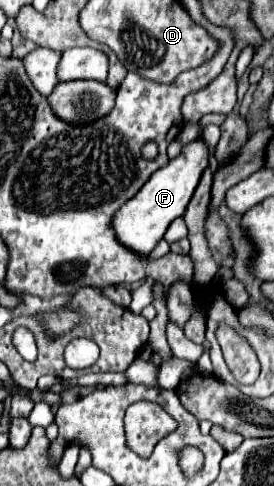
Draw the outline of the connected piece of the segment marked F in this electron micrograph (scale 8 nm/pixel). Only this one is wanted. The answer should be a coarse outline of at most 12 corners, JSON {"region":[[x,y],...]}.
{"region":[[192,141],[112,219],[120,245],[150,251],[208,167]]}

